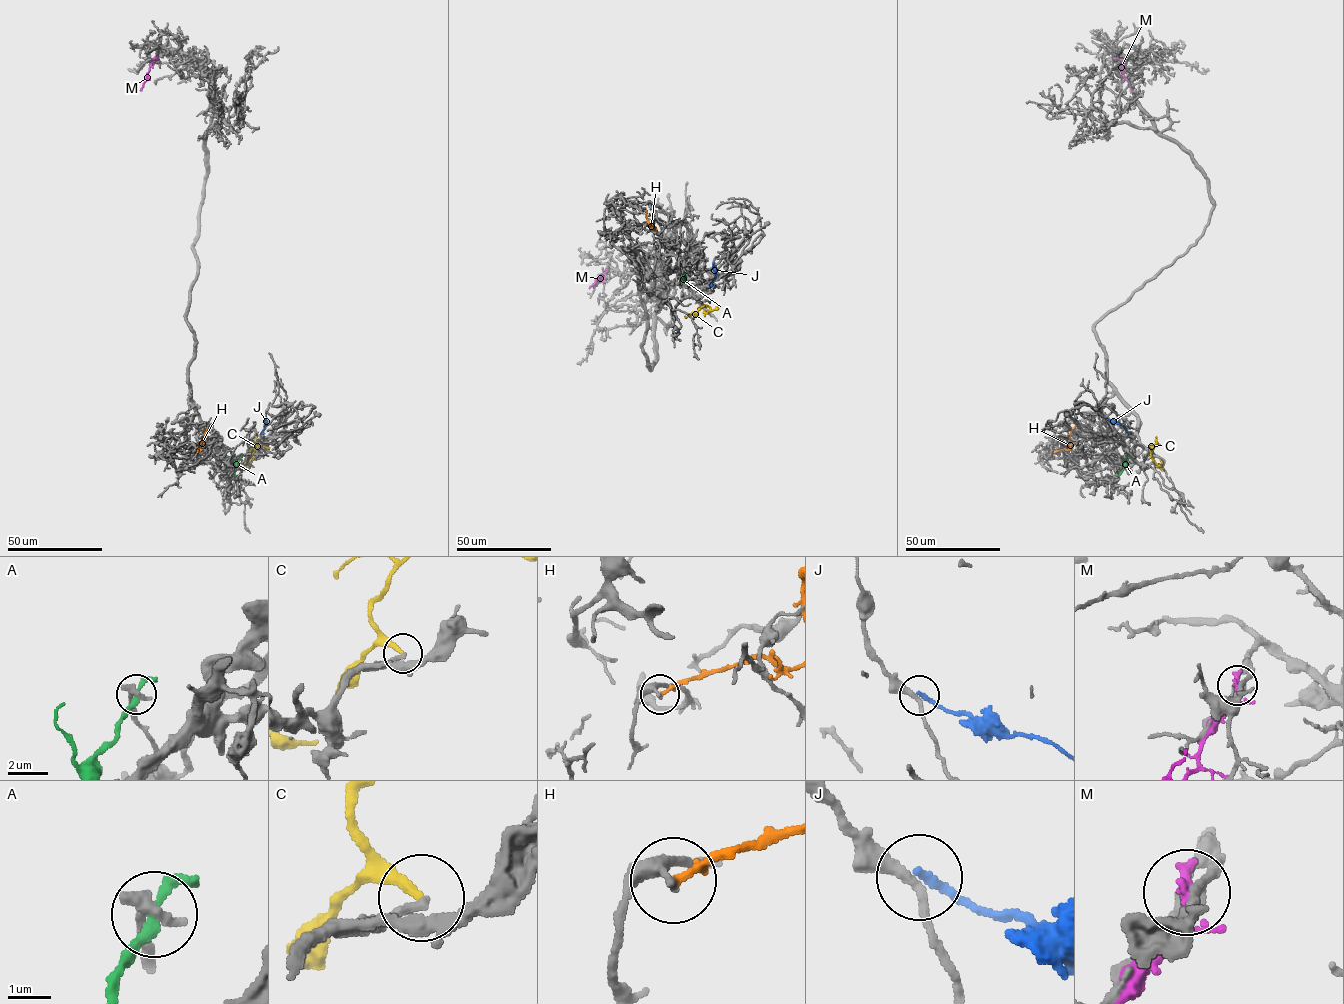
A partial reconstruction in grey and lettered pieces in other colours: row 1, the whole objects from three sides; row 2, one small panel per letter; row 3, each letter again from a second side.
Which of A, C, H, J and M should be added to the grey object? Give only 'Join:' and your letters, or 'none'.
Join: C

